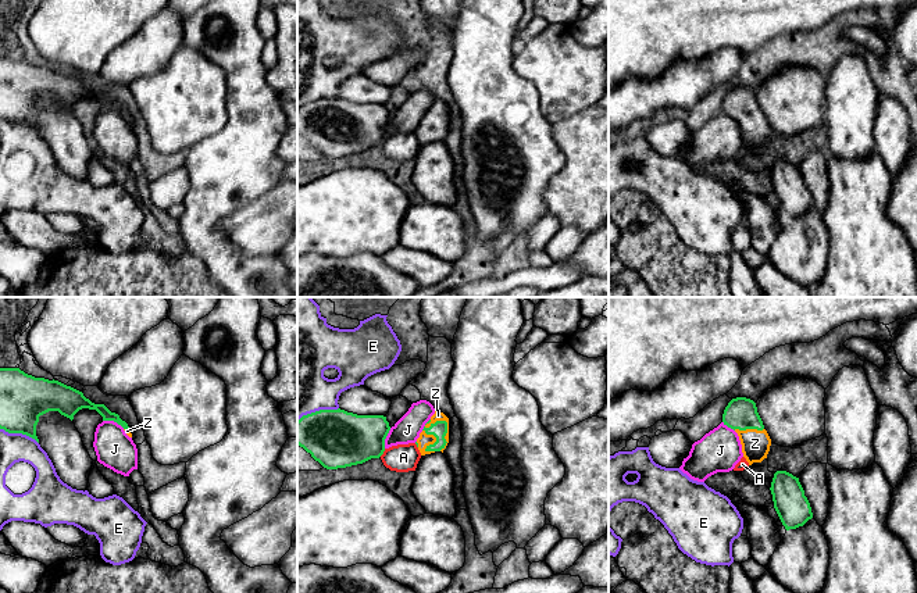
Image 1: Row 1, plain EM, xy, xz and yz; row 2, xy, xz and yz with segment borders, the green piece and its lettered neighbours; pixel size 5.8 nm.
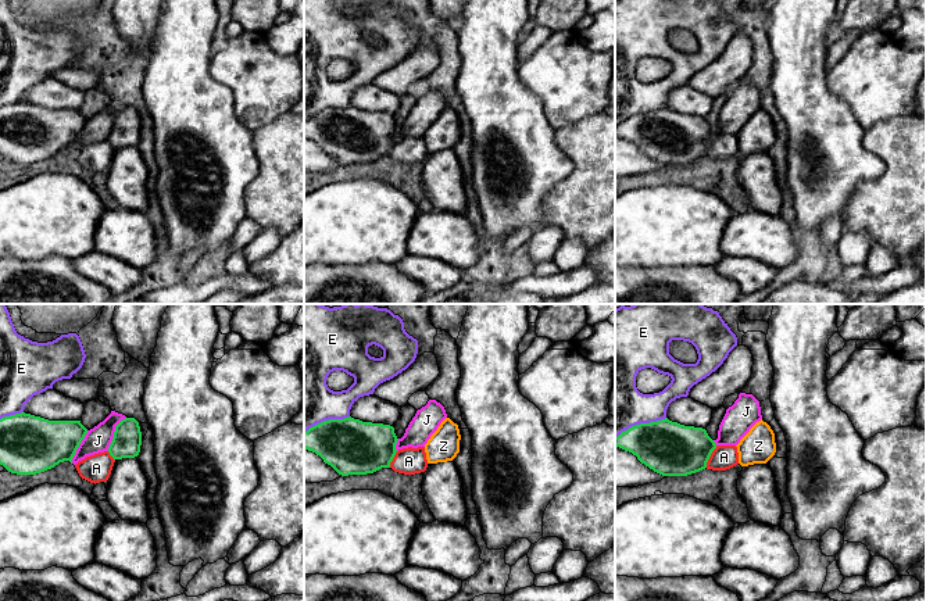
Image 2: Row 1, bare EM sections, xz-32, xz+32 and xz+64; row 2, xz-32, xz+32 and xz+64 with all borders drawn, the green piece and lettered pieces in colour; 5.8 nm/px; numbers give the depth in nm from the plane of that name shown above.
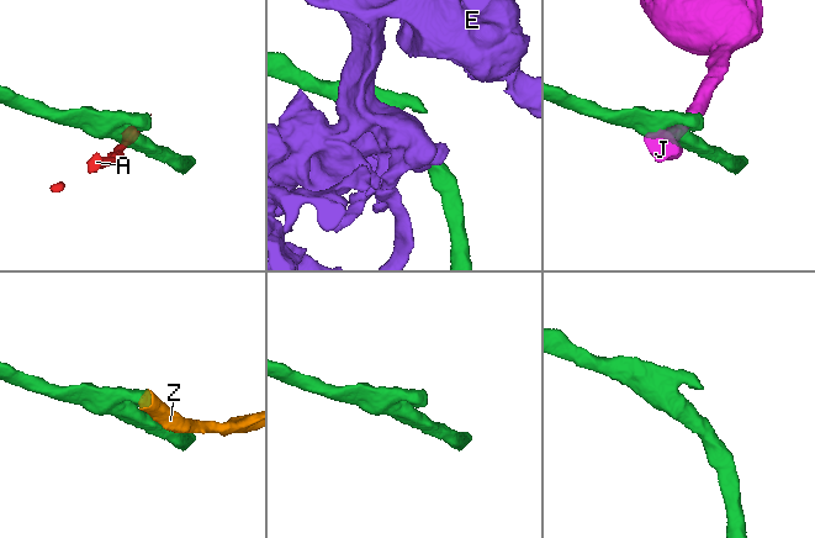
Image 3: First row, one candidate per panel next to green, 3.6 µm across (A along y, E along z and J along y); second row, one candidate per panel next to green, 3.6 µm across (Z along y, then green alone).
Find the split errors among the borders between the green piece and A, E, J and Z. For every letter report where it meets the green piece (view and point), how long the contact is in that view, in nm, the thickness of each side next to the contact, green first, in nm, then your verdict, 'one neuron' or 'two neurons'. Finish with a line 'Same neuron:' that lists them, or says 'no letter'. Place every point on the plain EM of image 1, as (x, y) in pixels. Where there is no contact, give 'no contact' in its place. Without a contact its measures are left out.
A: contact xz (382, 142); length 60 nm; calibres 320 and 160 nm; two neurons
E: contact xy (20, 121); length 240 nm; calibres 280 and 170 nm; two neurons
J: contact xy (114, 110); length 140 nm; calibres 100 and 220 nm; two neurons
Z: contact xz (427, 122); length 220 nm; calibres 90 and 60 nm; one neuron
Same neuron: Z

